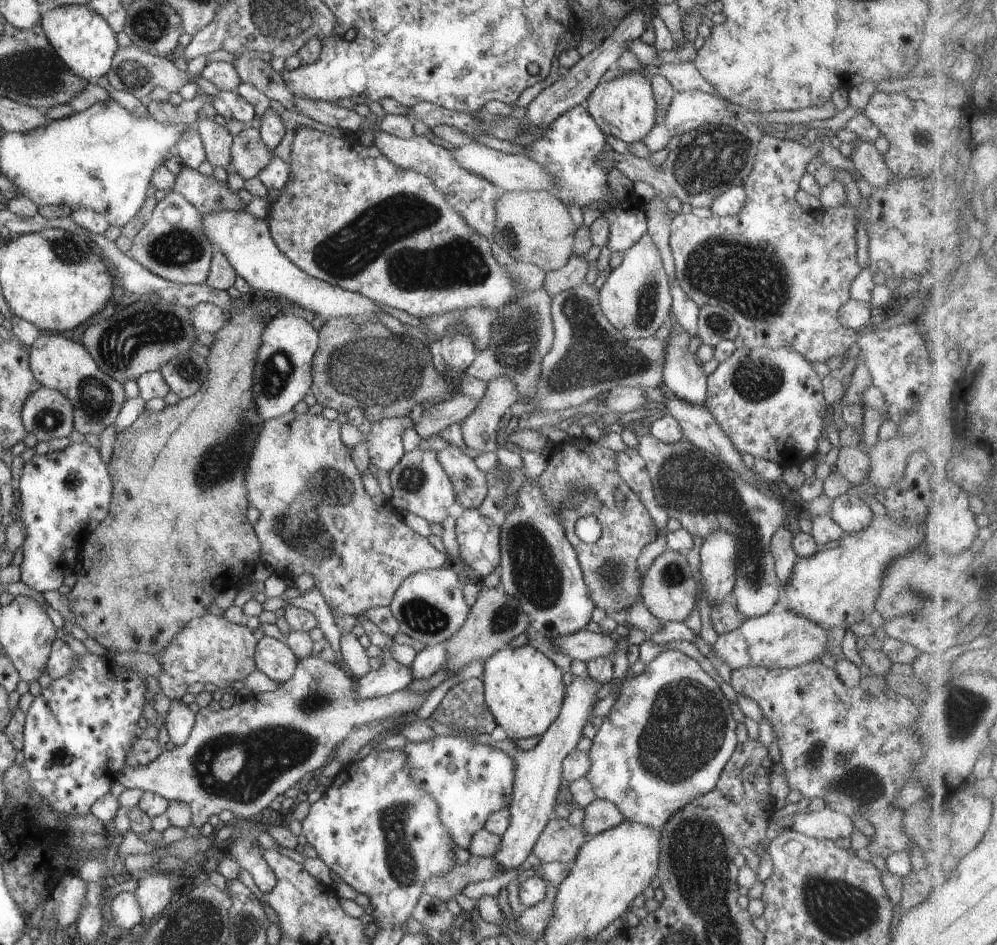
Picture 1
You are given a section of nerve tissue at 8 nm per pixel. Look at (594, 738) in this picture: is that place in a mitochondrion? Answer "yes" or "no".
no

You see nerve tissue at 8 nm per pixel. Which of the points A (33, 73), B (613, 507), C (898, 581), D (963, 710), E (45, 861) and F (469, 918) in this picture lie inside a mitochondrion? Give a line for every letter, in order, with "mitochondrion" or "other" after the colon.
A: mitochondrion
B: other
C: mitochondrion
D: mitochondrion
E: other
F: other

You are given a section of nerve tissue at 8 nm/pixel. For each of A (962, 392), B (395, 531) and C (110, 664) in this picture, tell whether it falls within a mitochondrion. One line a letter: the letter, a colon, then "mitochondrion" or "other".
A: other
B: other
C: other

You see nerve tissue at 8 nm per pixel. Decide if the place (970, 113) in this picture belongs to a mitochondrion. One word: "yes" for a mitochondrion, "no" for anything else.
no

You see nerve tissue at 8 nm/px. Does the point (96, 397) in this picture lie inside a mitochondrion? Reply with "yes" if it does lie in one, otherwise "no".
yes

